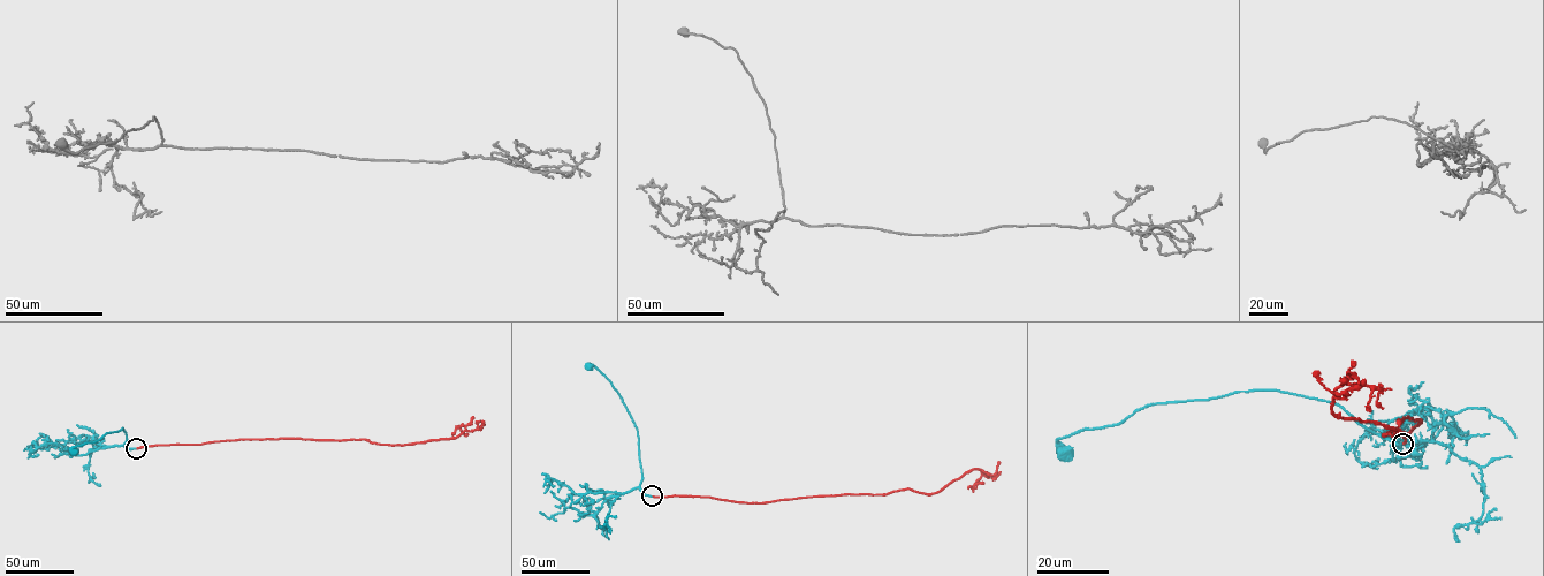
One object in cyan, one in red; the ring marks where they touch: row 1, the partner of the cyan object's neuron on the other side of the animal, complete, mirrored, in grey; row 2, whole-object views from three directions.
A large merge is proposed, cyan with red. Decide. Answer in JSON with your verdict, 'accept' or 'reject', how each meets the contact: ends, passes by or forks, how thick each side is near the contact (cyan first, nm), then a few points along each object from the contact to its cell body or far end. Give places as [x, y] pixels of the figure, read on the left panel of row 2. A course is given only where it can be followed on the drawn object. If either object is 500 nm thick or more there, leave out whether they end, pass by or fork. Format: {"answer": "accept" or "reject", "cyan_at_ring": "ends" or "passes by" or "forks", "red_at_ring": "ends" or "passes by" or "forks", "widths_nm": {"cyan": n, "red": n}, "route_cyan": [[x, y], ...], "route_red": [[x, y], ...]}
{"answer": "reject", "cyan_at_ring": "ends", "red_at_ring": "ends", "widths_nm": {"cyan": 360, "red": 280}, "route_cyan": [[136, 448], [123, 445], [127, 437], [122, 427], [96, 441], [74, 447], [74, 451]], "route_red": [[136, 448], [284, 438], [366, 439], [402, 445], [454, 438], [466, 425], [458, 426], [453, 434]]}

